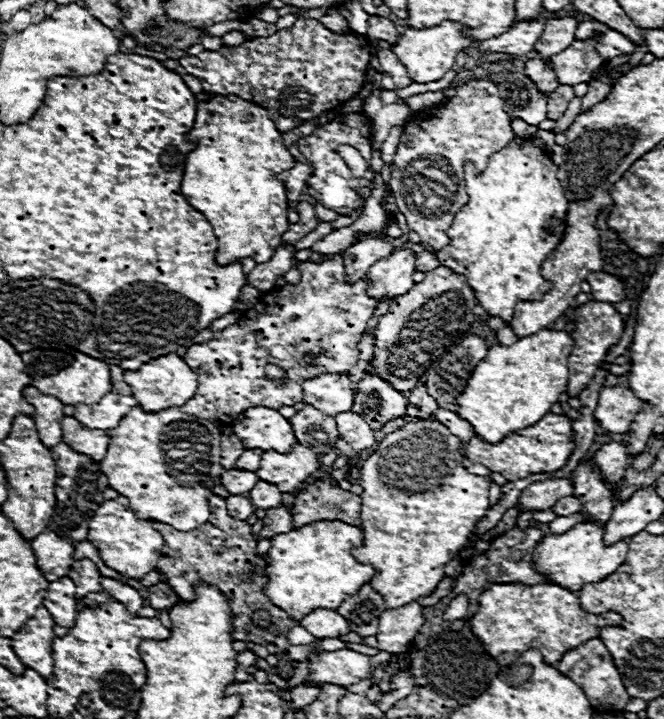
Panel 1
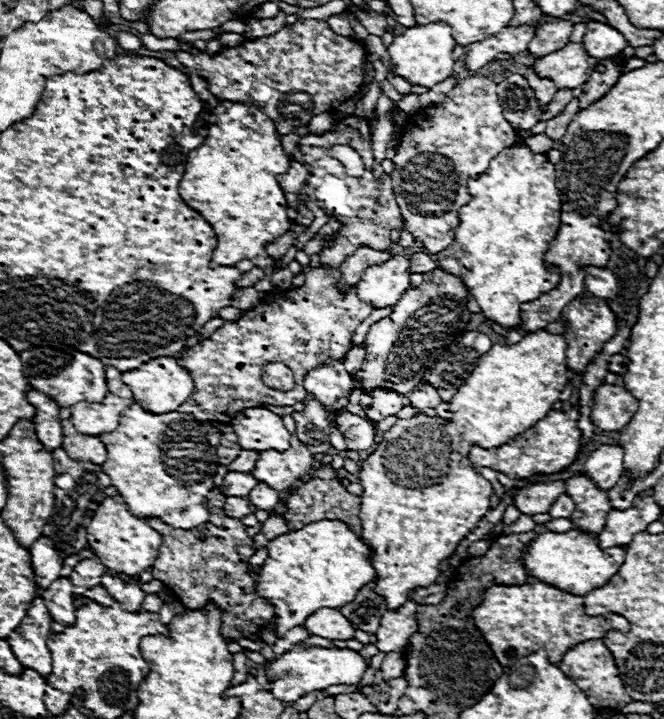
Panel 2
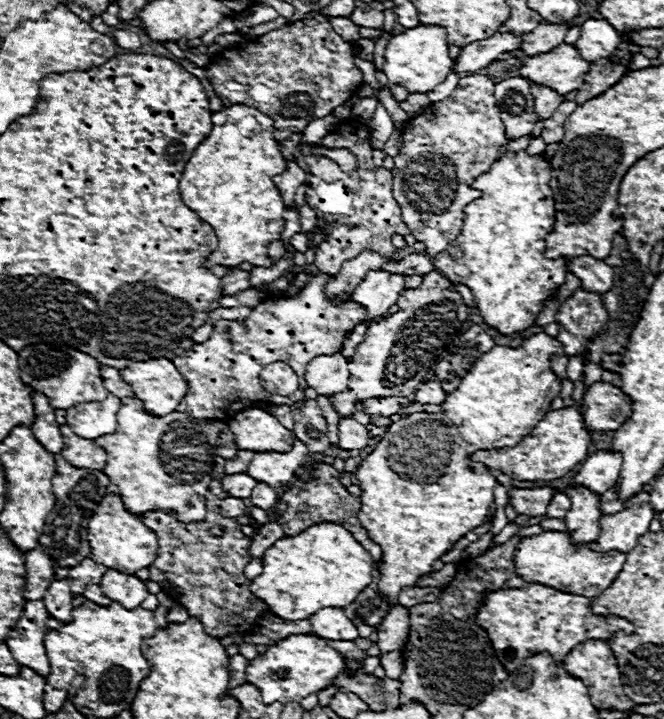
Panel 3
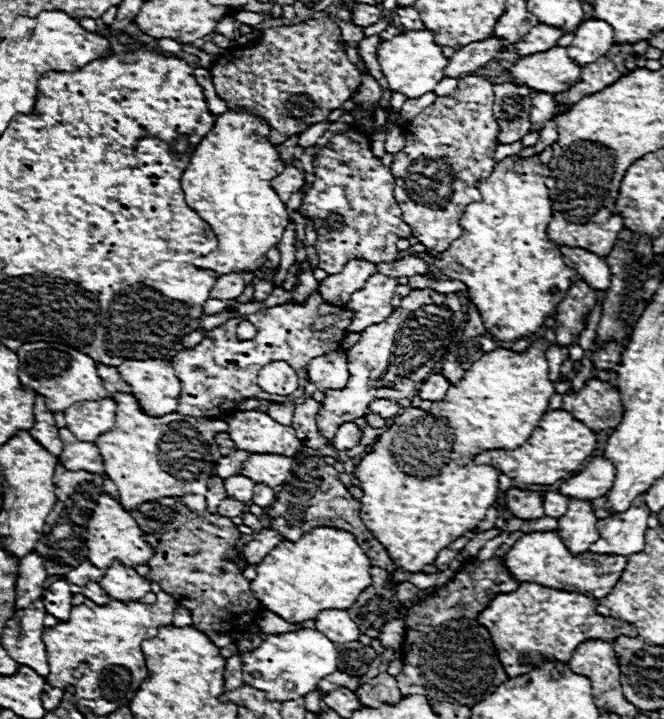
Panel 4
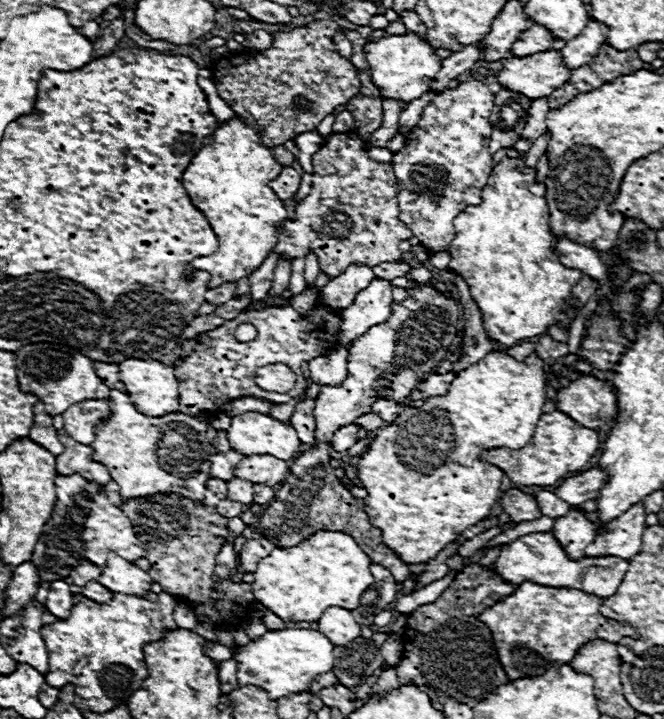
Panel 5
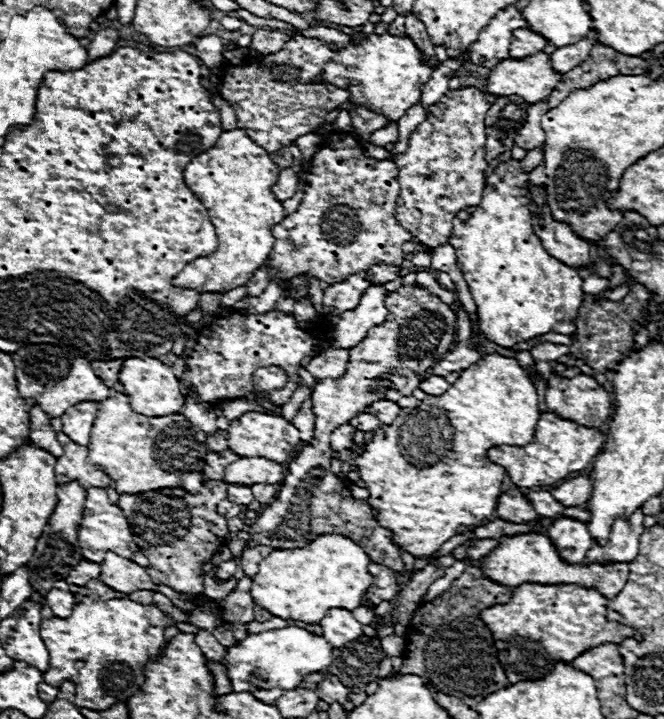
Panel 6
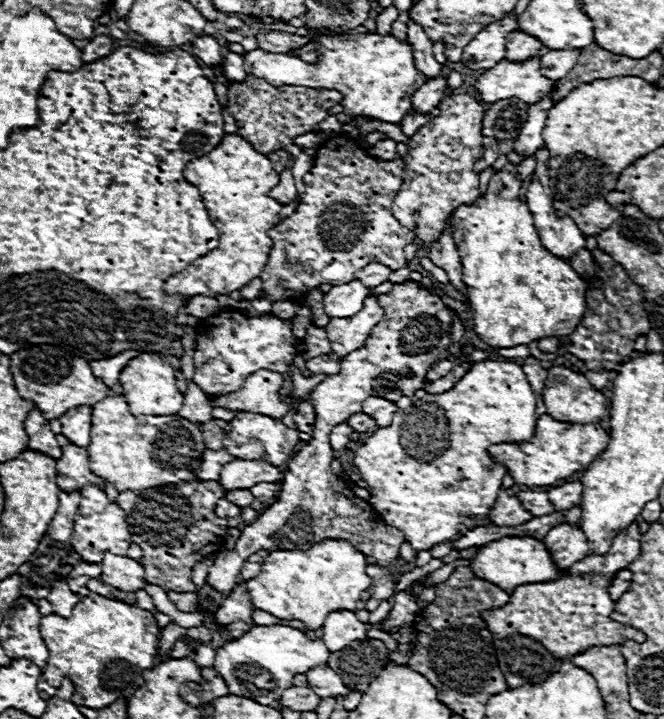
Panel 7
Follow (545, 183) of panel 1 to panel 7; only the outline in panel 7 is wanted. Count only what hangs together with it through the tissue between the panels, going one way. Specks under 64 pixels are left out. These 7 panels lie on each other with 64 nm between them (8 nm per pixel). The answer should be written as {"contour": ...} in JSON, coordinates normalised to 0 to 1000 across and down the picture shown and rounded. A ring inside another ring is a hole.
{"contour":[[[762,228],[750,242],[738,248],[735,267],[705,287],[684,292],[681,334],[696,362],[696,389],[705,401],[708,437],[714,462],[744,484],[771,484],[783,478],[801,478],[825,467],[855,467],[877,448],[883,434],[883,392],[861,376],[861,370],[828,353],[804,317],[801,298],[789,281],[783,281],[786,253],[780,250],[777,231]]]}

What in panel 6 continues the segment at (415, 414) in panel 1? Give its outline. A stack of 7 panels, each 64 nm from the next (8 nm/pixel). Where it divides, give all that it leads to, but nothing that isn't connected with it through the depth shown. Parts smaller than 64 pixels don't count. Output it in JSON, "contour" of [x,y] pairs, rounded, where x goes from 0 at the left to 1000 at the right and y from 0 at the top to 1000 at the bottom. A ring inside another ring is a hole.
{"contour":[[[681,517],[681,520],[675,520],[672,526],[669,523],[645,523],[630,540],[633,542],[639,542],[642,548],[666,548],[669,542],[675,542],[675,537],[681,534],[681,531],[687,531],[693,526],[693,517]]]}

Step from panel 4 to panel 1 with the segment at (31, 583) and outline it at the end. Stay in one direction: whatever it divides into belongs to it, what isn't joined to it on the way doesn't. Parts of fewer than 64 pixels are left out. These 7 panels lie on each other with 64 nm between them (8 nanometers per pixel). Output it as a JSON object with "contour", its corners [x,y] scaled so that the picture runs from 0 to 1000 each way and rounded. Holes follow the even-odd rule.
{"contour":[[[66,737],[54,751],[48,751],[48,765],[54,768],[54,784],[72,809],[102,801],[105,779],[111,771],[111,759],[105,751],[84,745],[75,737]]]}

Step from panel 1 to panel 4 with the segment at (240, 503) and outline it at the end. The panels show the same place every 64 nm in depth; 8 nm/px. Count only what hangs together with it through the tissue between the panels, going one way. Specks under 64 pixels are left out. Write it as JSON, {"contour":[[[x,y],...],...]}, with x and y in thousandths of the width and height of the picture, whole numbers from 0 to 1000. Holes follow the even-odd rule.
{"contour":[[[337,693],[328,704],[328,715],[340,718],[340,720],[352,720],[352,718],[364,718],[370,712],[370,701],[361,701],[358,695],[343,695]]]}

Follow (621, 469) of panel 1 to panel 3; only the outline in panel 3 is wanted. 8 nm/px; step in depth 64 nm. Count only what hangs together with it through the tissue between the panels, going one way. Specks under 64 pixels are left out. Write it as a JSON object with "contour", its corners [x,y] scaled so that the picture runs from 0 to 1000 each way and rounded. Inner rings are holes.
{"contour":[[[901,626],[892,634],[886,634],[886,640],[873,648],[870,659],[861,665],[855,679],[880,676],[895,687],[910,687],[931,668],[934,643],[937,643],[934,631],[925,631],[916,626]]]}

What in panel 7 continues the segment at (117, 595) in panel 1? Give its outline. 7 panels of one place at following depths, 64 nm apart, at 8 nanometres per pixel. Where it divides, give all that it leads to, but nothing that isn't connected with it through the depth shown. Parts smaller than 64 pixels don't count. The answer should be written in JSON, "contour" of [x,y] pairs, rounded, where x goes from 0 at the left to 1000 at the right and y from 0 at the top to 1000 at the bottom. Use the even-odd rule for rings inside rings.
{"contour":[[[157,768],[151,807],[184,823],[205,823],[217,815],[217,790],[202,776]]]}

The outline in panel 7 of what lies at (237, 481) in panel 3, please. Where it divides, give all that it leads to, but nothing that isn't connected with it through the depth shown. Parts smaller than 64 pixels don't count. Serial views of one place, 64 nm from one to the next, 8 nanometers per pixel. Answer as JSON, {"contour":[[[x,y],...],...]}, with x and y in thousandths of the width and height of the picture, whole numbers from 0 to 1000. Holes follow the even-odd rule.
{"contour":[[[361,682],[361,684],[343,684],[340,687],[340,693],[349,698],[349,701],[355,701],[355,704],[361,704],[361,707],[373,707],[377,701],[380,701],[380,695],[383,695],[383,690],[377,687],[377,682]]]}

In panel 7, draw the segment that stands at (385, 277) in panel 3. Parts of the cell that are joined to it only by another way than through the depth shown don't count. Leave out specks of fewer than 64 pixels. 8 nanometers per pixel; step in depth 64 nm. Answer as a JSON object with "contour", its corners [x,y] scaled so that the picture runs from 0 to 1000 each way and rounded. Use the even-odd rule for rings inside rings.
{"contour":[[[566,412],[548,417],[548,428],[530,442],[500,442],[491,453],[491,465],[500,481],[500,490],[509,495],[524,495],[527,490],[548,481],[560,453],[566,453],[578,439],[578,431],[569,426]]]}

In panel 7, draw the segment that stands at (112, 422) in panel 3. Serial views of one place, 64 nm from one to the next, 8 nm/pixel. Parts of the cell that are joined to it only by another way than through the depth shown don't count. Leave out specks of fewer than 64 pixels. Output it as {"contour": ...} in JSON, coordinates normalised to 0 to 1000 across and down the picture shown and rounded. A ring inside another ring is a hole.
{"contour":[[[139,565],[105,567],[96,579],[87,581],[93,590],[93,604],[114,620],[130,623],[136,618],[136,595],[139,595]]]}

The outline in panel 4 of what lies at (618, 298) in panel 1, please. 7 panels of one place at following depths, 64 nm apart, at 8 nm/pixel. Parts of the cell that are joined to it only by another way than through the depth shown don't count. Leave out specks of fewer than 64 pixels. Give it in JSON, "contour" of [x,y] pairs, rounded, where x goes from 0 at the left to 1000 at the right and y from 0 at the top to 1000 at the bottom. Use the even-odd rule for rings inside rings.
{"contour":[[[843,345],[846,350],[846,362],[849,367],[855,367],[858,373],[867,373],[870,384],[877,389],[886,389],[886,395],[892,395],[892,401],[898,403],[913,403],[919,395],[919,373],[913,367],[910,359],[898,356],[895,350],[883,350],[877,345]]]}

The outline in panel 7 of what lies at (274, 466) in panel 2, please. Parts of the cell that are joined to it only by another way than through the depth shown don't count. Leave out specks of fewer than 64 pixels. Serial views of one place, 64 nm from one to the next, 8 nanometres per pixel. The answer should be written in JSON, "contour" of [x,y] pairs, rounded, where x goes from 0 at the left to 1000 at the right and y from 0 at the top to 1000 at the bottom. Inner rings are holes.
{"contour":[[[349,640],[331,654],[331,676],[346,682],[377,682],[392,670],[425,670],[425,654],[410,651],[410,645],[383,640]]]}

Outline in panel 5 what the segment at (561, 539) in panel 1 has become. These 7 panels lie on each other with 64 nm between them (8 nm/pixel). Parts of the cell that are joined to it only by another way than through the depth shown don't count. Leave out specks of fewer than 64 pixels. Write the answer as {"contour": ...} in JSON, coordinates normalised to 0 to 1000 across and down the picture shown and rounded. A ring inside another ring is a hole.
{"contour":[[[804,740],[777,748],[774,754],[765,754],[753,762],[750,779],[741,784],[741,793],[768,812],[780,815],[786,809],[807,809],[816,815],[837,815],[837,818],[870,818],[880,823],[892,823],[904,832],[922,829],[931,815],[937,812],[937,804],[946,793],[946,782],[913,773],[913,776],[877,776],[870,782],[858,779],[840,751],[828,740]]]}

